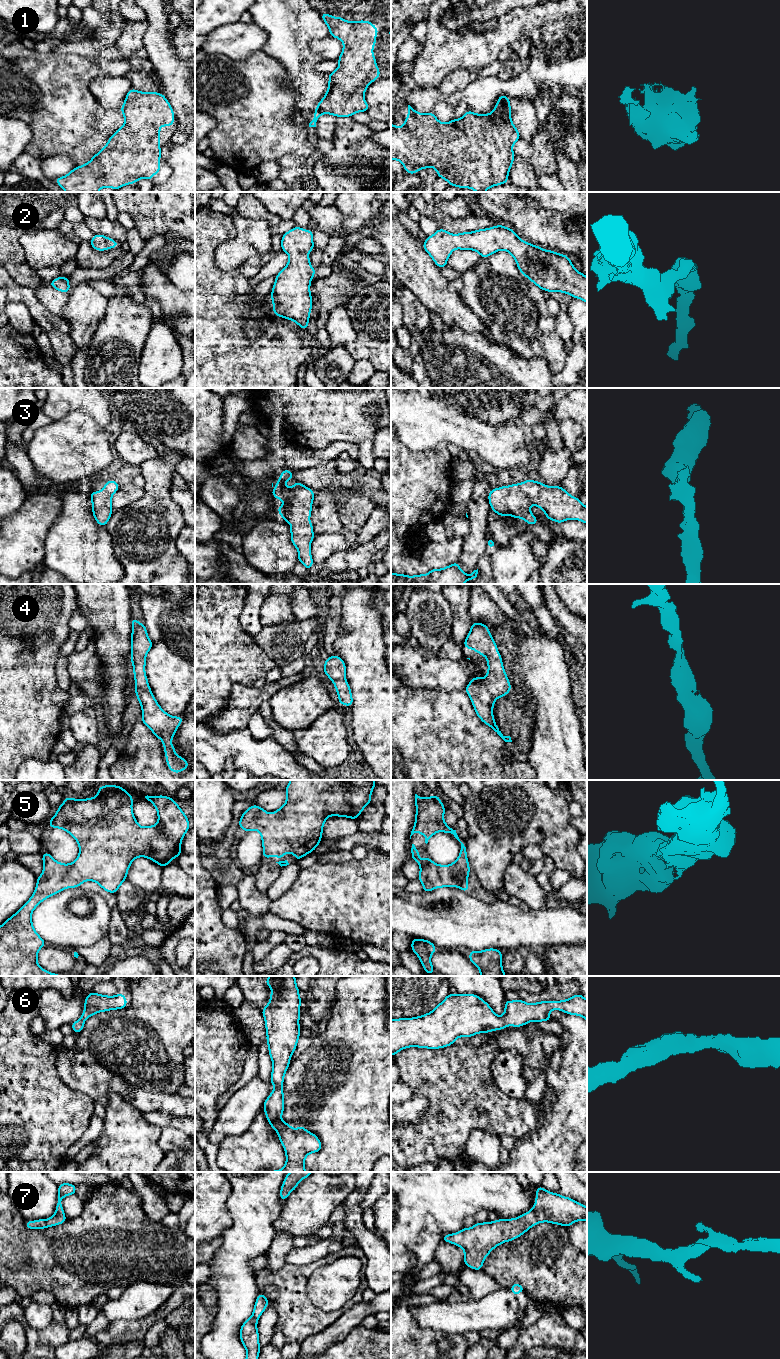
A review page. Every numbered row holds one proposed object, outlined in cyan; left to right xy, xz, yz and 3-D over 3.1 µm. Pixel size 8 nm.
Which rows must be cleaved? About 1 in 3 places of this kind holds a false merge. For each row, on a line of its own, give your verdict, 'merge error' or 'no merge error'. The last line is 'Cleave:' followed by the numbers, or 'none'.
1: merge error
2: no merge error
3: no merge error
4: no merge error
5: no merge error
6: no merge error
7: no merge error
Cleave: 1

